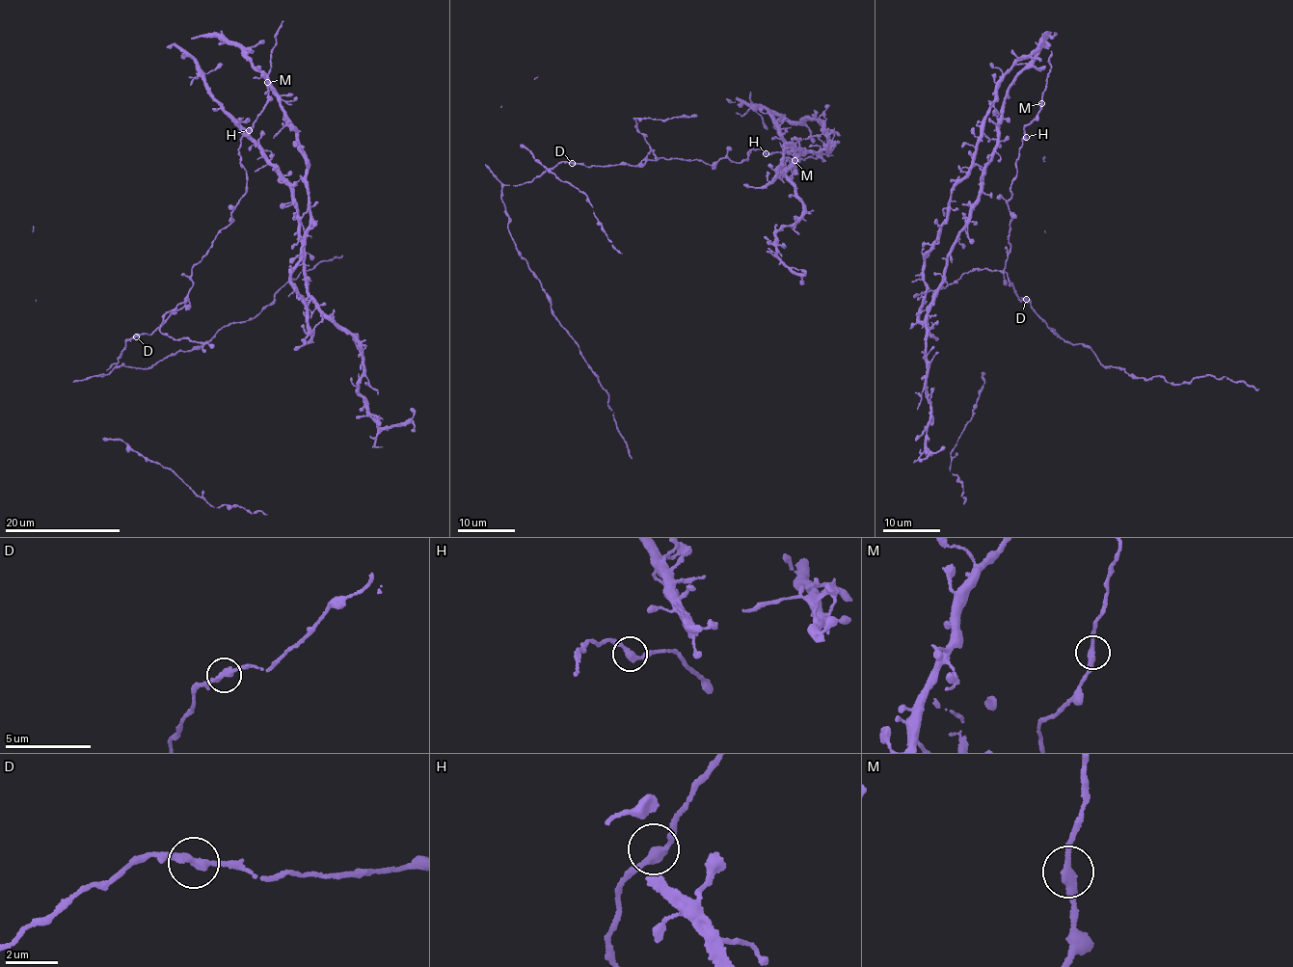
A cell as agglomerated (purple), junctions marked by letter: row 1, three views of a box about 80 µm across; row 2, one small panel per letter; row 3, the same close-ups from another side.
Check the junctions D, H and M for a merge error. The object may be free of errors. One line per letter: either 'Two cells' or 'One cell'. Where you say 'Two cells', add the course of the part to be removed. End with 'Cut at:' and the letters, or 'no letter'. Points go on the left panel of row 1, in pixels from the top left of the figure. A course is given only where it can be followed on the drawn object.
D: One cell
H: One cell
M: One cell
Cut at: no letter

